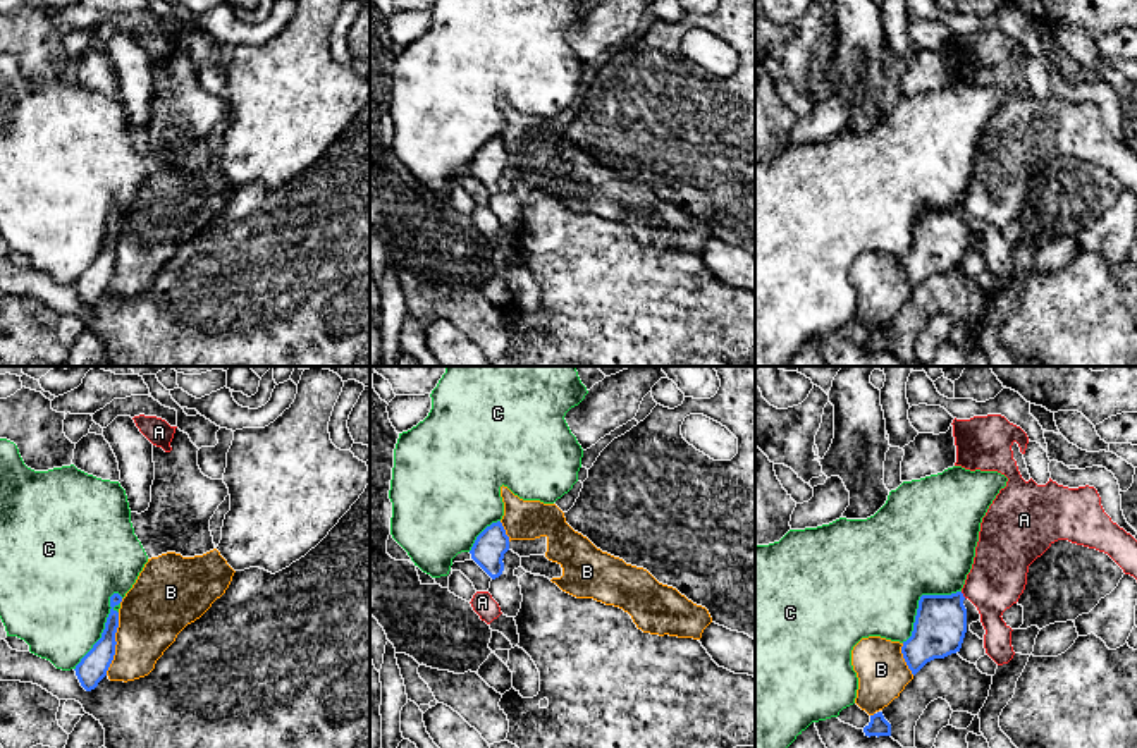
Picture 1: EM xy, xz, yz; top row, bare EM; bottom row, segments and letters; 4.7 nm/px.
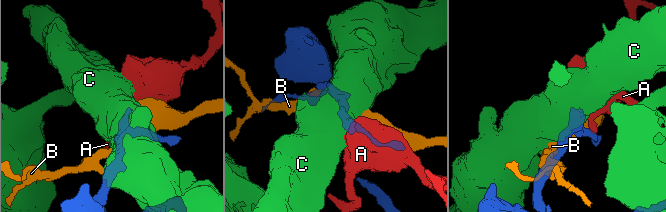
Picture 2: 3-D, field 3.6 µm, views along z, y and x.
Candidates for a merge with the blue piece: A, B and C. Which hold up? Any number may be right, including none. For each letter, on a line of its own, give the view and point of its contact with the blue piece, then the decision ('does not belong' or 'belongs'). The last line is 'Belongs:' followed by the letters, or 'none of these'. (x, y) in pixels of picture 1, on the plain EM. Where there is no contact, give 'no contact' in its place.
A: contact yz (962, 210); does not belong
B: contact xy (116, 258); does not belong
C: contact xy (104, 245); does not belong
Belongs: none of these

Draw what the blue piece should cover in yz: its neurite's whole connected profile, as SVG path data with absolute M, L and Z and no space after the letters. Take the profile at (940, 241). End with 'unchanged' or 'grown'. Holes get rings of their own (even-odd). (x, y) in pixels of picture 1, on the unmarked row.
M963 208L922 210L903 273L915 291L927 277L960 267L967 248Z; unchanged

